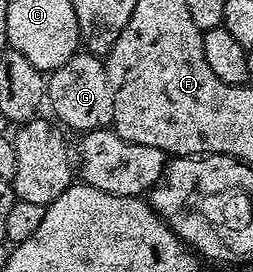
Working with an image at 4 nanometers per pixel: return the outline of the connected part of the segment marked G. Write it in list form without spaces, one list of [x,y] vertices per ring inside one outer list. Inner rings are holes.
[[[84,49],[77,50],[71,58],[63,61],[63,65],[59,65],[59,69],[48,72],[45,94],[47,107],[53,110],[52,118],[62,128],[78,133],[112,128],[115,105],[102,56],[92,55]]]

